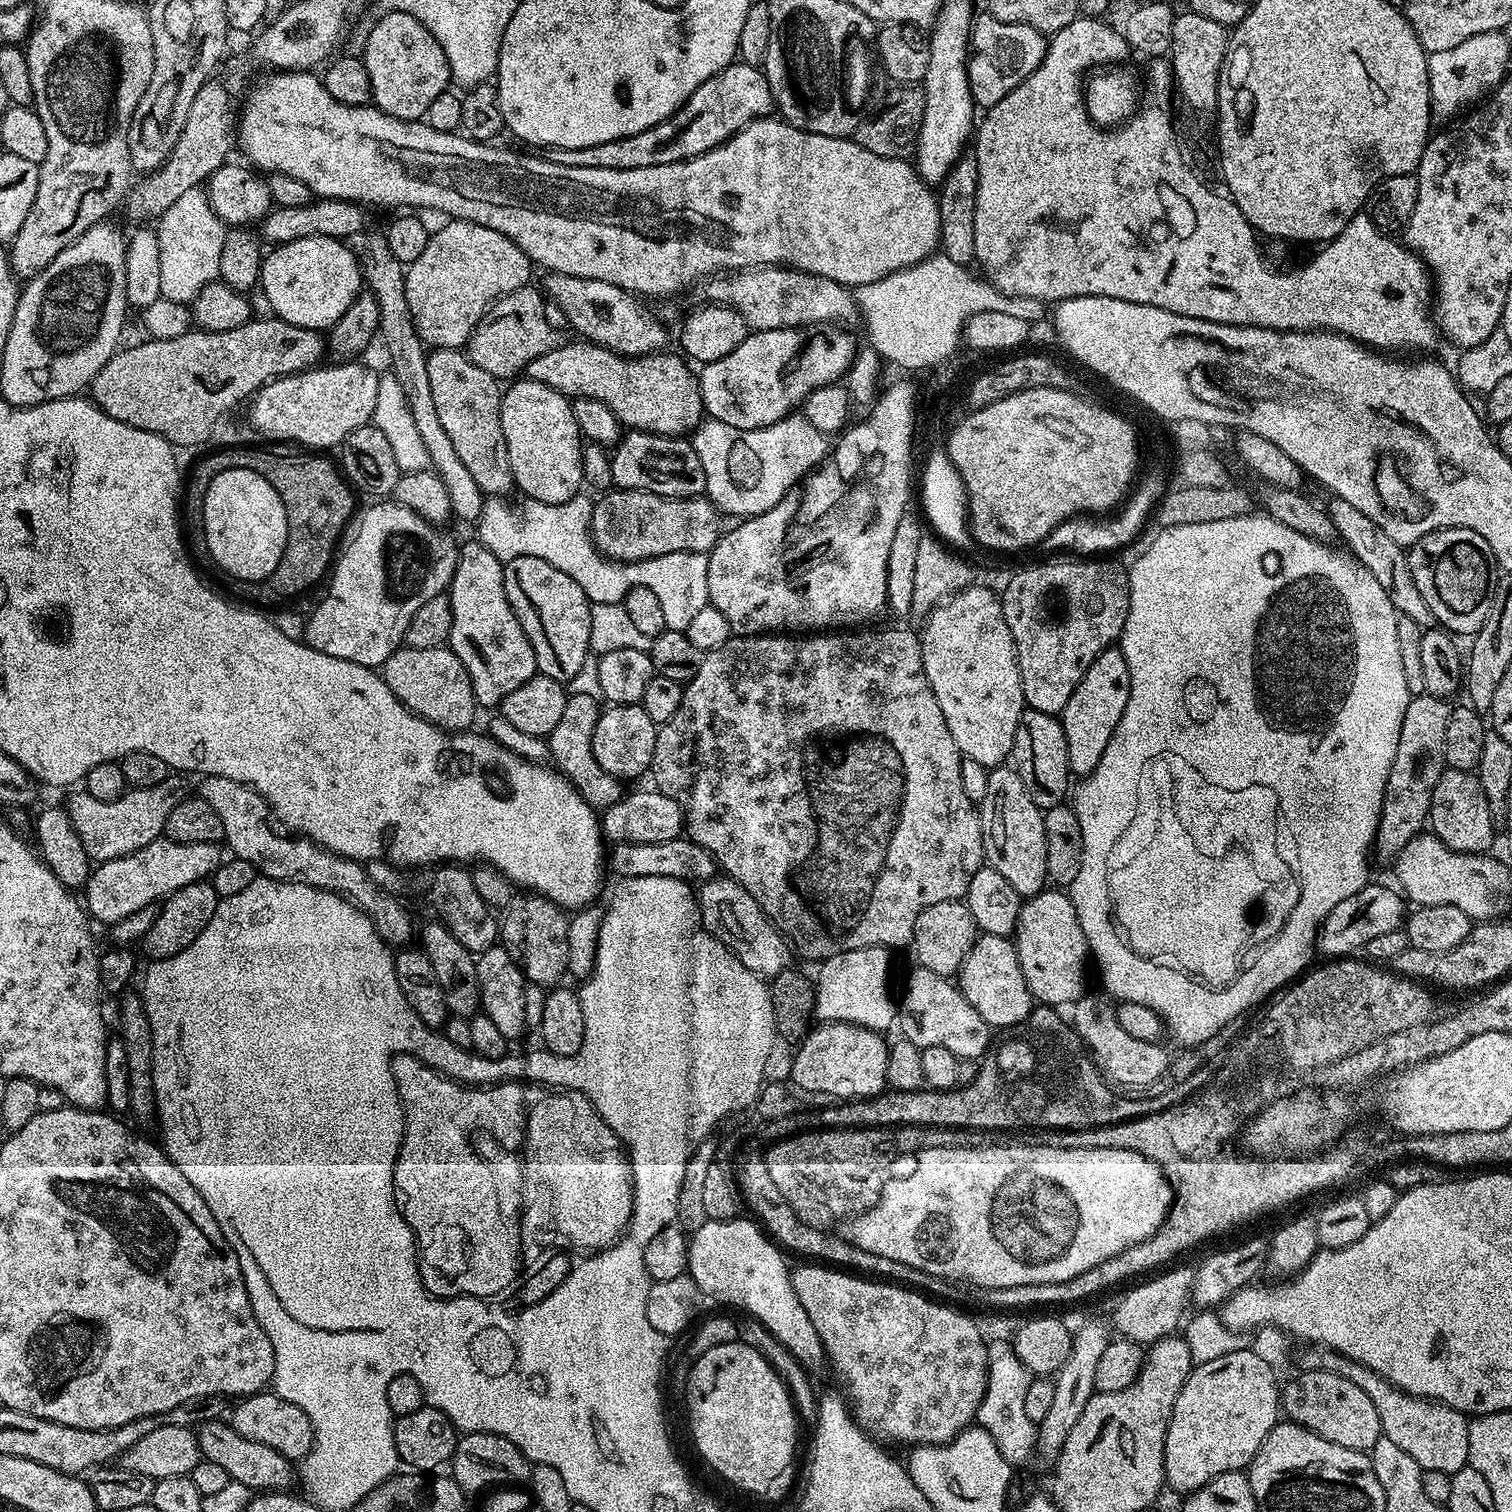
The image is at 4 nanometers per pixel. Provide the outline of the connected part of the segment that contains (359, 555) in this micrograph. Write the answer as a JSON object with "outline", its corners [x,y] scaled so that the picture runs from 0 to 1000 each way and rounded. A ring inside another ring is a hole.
{"outline":[[[246,332],[246,334],[239,341],[237,339],[235,343],[231,344],[230,348],[228,351],[226,359],[224,362],[224,367],[222,368],[221,375],[219,376],[218,383],[216,384],[216,386],[218,386],[217,392],[215,393],[214,397],[206,405],[203,405],[200,421],[201,425],[213,433],[218,433],[218,435],[226,435],[229,438],[237,438],[237,440],[242,440],[247,443],[253,440],[255,435],[258,435],[258,433],[261,433],[263,429],[267,426],[267,420],[271,414],[271,411],[274,409],[274,406],[276,406],[276,401],[279,401],[279,398],[284,398],[284,396],[293,394],[297,391],[299,386],[299,380],[300,380],[302,372],[304,368],[302,358],[299,358],[292,349],[284,346],[283,344],[279,343],[269,335],[261,332],[257,332],[257,333],[254,333],[257,332]]]}

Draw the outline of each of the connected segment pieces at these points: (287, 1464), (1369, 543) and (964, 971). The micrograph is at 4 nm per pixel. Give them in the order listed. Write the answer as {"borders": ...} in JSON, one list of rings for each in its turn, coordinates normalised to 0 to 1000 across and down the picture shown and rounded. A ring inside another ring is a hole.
{"borders":[[[[147,938],[136,939],[132,942],[130,953],[132,955],[132,962],[139,967],[144,967],[147,972],[149,972],[151,979],[156,979],[165,985],[188,985],[190,981],[194,979],[194,966],[189,964],[181,956],[176,956],[173,954],[165,954],[165,951],[160,951],[153,941]]],[[[881,328],[879,331],[878,331],[877,335],[878,341],[884,349],[884,355],[892,359],[891,364],[896,369],[897,372],[899,375],[906,377],[906,380],[909,380],[909,382],[911,382],[911,388],[914,388],[914,390],[917,390],[917,396],[919,396],[923,405],[930,409],[935,409],[935,411],[940,417],[948,415],[947,404],[943,401],[937,386],[935,386],[935,380],[933,377],[929,360],[922,358],[922,356],[919,356],[919,353],[917,353],[917,351],[914,351],[914,348],[911,348],[911,345],[903,343],[903,340],[901,340],[901,337],[893,335],[893,332],[890,332],[890,329]]],[[[646,618],[642,631],[639,631],[635,640],[634,653],[642,665],[659,681],[669,681],[671,677],[675,677],[684,666],[679,647],[676,647],[672,625],[665,619]]]]}

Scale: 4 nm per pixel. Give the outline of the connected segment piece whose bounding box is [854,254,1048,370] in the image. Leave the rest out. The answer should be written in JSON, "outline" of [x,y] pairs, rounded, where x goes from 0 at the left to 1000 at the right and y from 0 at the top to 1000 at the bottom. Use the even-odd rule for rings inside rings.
{"outline":[[[617,168],[601,177],[589,180],[575,188],[565,188],[567,209],[569,212],[571,211],[575,230],[583,238],[596,245],[616,245],[633,235],[634,230],[632,229],[636,229],[638,216],[643,208],[660,206],[681,213],[692,211],[691,199],[667,196],[640,179],[643,179],[634,173],[628,173],[628,171],[623,168]]]}

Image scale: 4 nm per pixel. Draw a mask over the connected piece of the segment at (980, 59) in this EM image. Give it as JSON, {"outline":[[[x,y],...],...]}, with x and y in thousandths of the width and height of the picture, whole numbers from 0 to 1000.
{"outline":[[[653,9],[646,10],[643,15],[643,25],[640,35],[640,54],[644,69],[646,72],[656,71],[671,57],[673,57],[690,40],[693,32],[691,22],[684,20],[684,17],[676,17],[671,15],[660,15],[660,12]]]}

